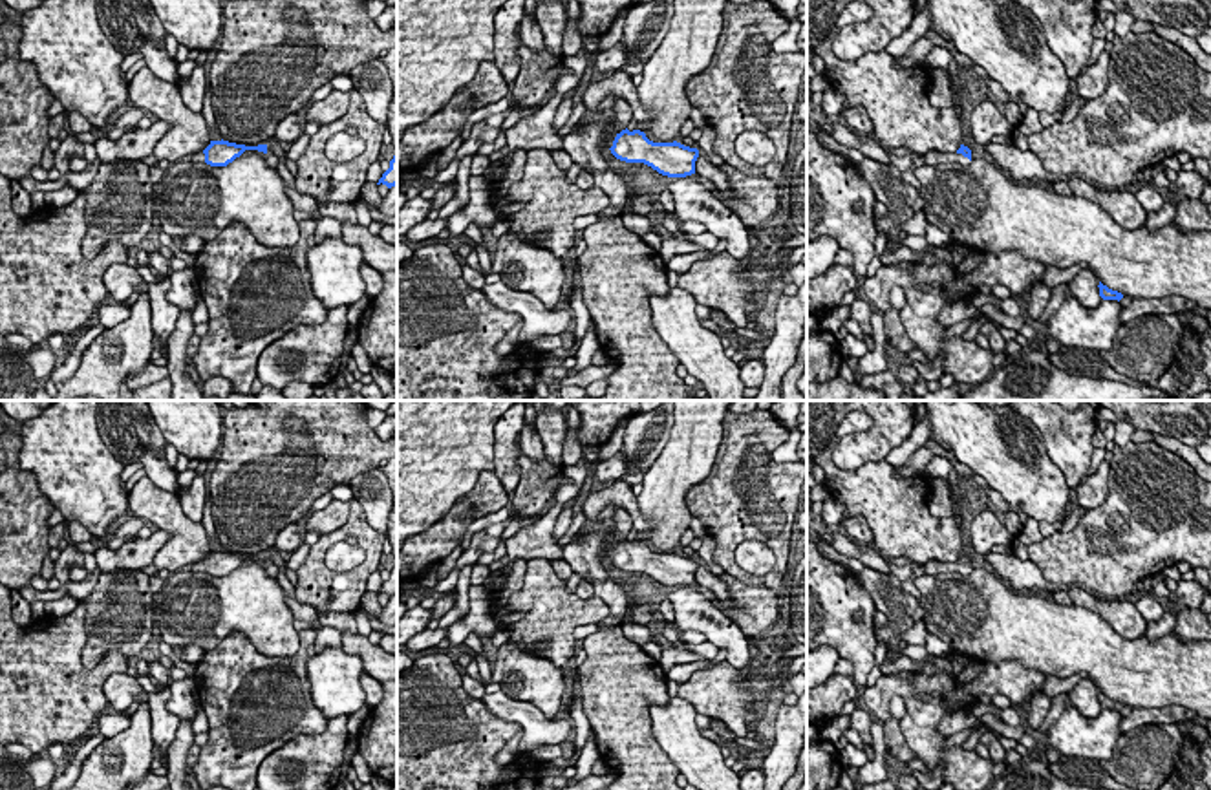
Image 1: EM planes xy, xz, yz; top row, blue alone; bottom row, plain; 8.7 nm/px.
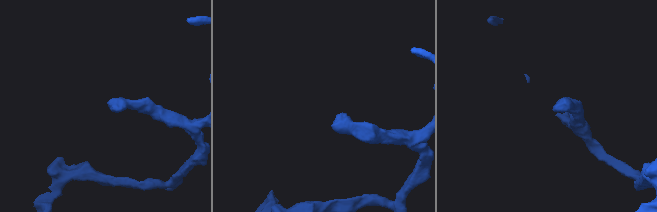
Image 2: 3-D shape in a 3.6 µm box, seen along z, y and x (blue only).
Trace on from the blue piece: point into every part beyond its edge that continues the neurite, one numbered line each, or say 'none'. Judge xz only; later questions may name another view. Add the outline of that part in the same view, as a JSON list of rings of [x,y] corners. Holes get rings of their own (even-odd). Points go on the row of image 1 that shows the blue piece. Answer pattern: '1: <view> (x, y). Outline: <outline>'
1: xz (610, 116). Outline: [[[606,110],[606,128],[604,128],[604,132],[606,132],[606,135],[609,137],[607,141],[606,141],[606,146],[607,148],[611,148],[613,146],[613,141],[615,141],[615,130],[613,130],[613,126],[615,126],[615,123],[616,123],[616,115],[615,115],[615,112],[613,110]]]

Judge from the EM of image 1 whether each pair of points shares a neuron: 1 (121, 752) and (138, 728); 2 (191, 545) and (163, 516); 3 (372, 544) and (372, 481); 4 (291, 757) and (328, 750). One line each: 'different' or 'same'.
1: same
2: same
3: different
4: same

